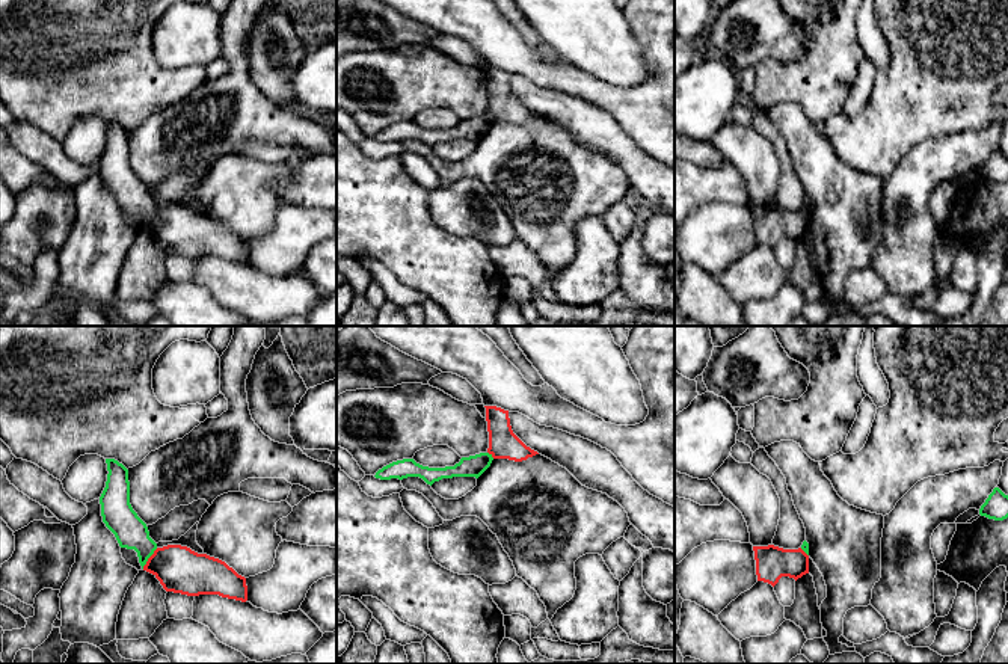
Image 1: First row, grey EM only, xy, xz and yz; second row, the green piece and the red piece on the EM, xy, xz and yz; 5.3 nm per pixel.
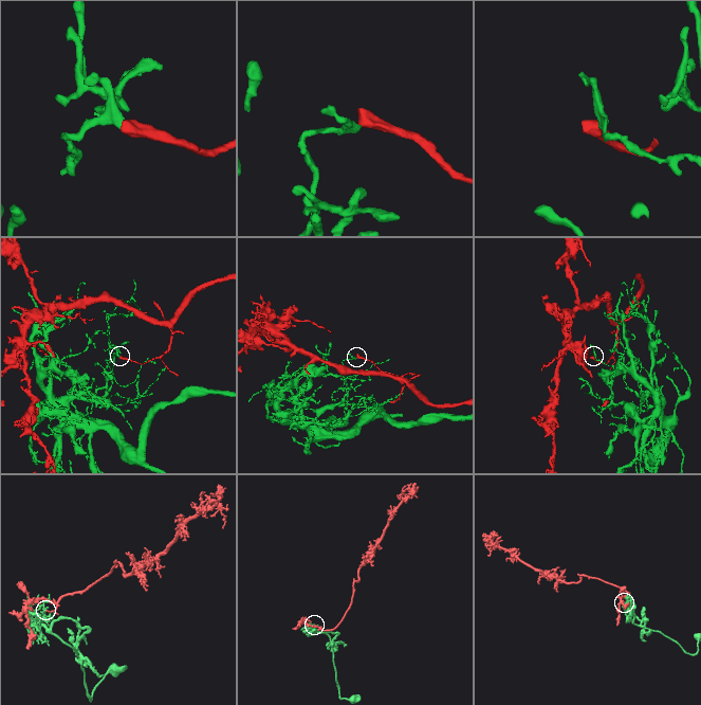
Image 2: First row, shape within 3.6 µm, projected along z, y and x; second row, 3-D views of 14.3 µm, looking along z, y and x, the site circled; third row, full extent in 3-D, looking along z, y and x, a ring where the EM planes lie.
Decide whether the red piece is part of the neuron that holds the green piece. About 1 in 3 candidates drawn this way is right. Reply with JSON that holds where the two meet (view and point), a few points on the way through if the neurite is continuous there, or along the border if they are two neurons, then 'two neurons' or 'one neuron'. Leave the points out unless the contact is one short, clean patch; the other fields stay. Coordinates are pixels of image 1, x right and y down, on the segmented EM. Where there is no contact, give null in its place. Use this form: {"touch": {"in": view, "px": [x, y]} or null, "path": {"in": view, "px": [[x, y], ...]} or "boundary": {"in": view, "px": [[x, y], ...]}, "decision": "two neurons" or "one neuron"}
{"touch": {"in": "xy", "px": [148, 557]}, "boundary": {"in": "xy", "px": [[157, 548], [142, 568]]}, "decision": "two neurons"}

